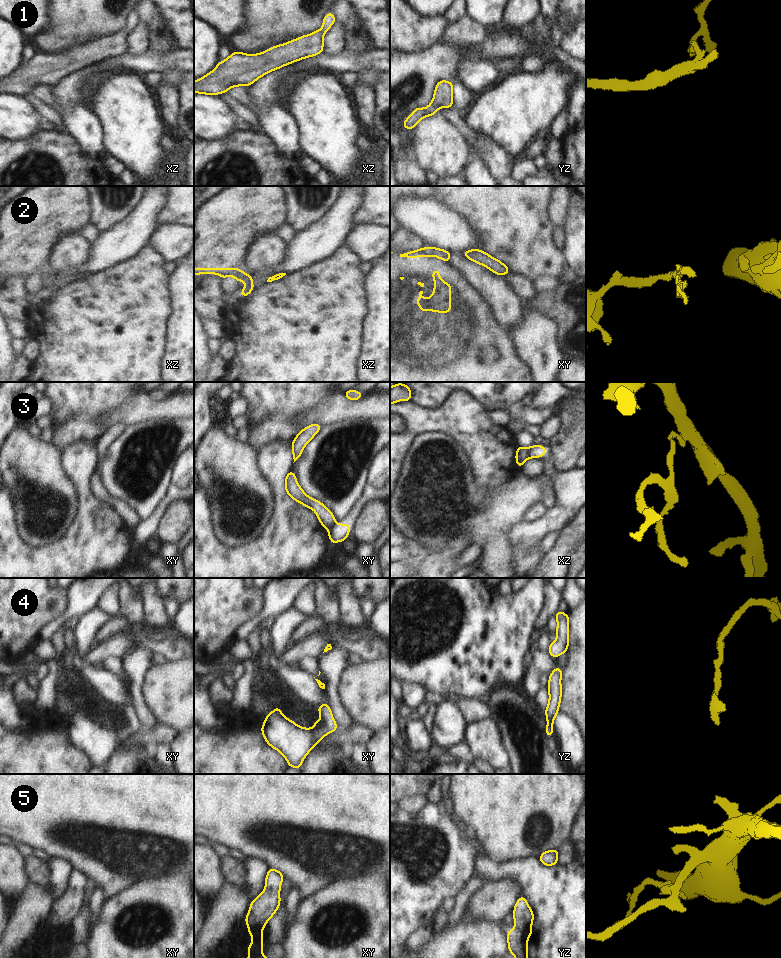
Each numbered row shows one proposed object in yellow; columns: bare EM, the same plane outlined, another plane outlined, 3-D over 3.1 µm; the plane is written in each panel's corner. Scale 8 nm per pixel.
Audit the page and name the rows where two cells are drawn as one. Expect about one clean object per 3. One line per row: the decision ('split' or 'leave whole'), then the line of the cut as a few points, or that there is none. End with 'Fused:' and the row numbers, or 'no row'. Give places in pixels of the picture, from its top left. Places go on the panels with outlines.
1: leave whole | no cut
2: split | xy (435, 248), (432, 255)
3: split | xz (529, 448), (528, 456)
4: leave whole | no cut
5: split | yz (516, 927), (521, 930), (530, 928)
Fused: 2, 3, 5

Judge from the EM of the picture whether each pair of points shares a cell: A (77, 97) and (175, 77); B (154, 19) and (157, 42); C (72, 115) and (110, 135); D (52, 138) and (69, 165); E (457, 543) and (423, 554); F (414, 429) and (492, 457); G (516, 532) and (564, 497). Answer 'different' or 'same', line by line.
A: different
B: same
C: different
D: same
E: same
F: same
G: same

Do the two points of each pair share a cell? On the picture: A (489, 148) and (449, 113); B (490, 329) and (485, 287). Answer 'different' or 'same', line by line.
A: same
B: different

